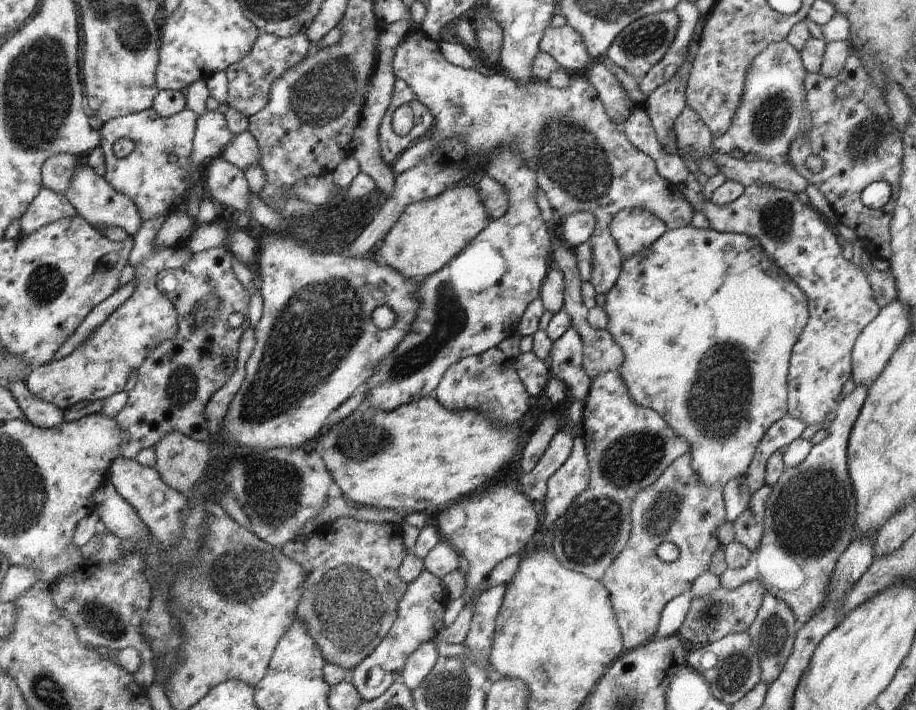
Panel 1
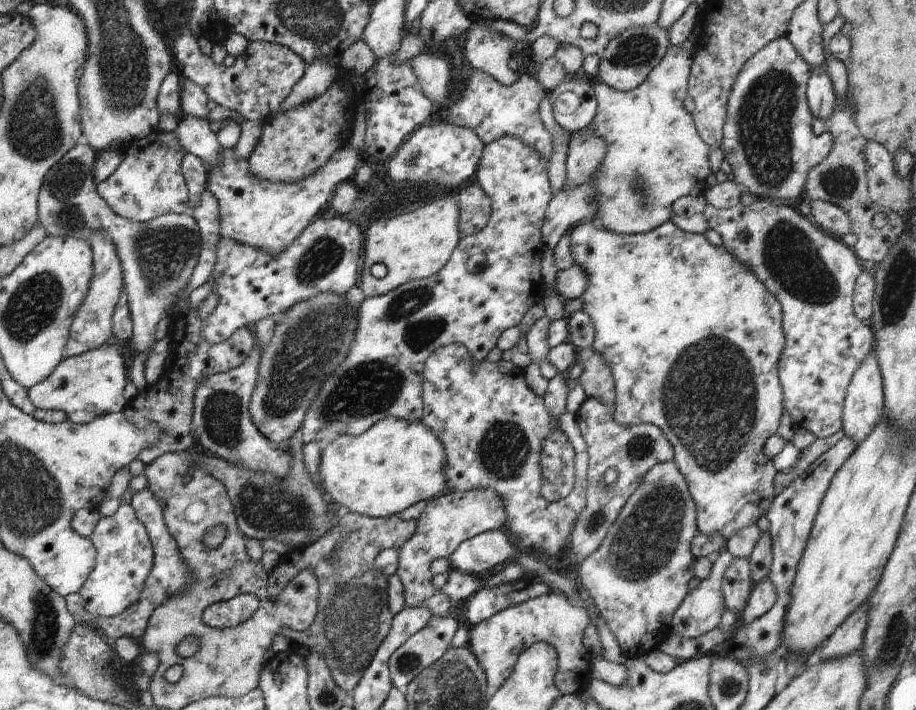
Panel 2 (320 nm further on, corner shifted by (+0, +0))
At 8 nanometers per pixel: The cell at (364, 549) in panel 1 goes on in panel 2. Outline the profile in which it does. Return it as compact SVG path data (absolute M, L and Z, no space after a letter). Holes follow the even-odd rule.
M347 512L330 534L318 539L314 544L286 553L269 573L267 593L271 601L279 596L286 584L304 570L309 570L316 577L319 584L319 597L314 622L308 630L302 632L282 627L279 634L289 638L293 645L307 647L318 652L326 661L334 682L348 693L351 693L360 682L364 671L388 634L394 618L387 605L387 578L382 574L378 575L373 570L374 561L383 550L399 549L414 534L416 525L417 521L403 521L398 515L374 518ZM335 549L338 549L338 554L333 556L332 552Z

